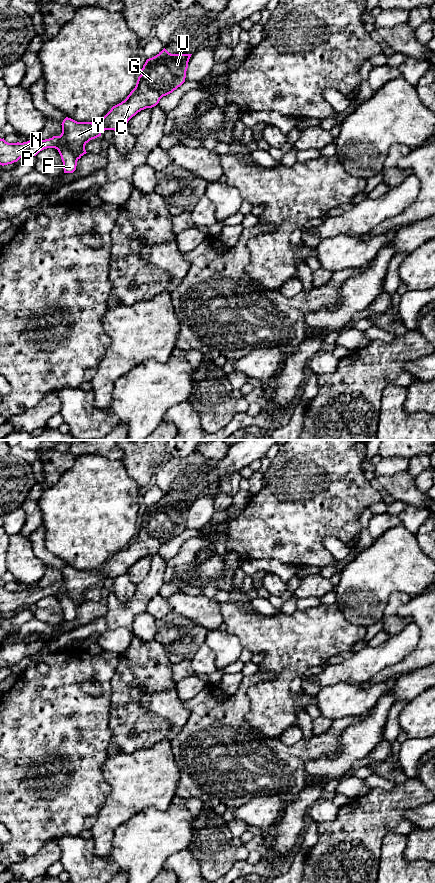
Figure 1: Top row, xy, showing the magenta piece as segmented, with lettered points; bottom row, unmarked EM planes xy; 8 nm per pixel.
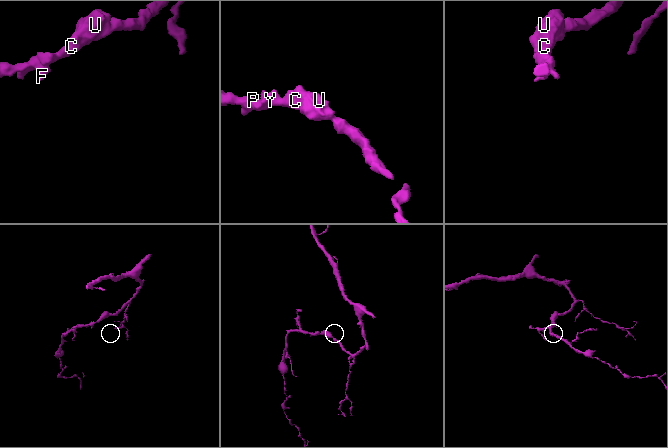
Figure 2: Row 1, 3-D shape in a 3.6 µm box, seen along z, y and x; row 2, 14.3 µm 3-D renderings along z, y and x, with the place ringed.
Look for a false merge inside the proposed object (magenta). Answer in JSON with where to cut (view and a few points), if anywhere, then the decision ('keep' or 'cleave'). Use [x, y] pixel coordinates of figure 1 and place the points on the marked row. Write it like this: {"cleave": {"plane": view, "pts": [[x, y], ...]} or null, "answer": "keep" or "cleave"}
{"cleave": null, "answer": "keep"}

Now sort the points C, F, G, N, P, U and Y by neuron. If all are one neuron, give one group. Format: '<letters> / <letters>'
C F G N P U Y

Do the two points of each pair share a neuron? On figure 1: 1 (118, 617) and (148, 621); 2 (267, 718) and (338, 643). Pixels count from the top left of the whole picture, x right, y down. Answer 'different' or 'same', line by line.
1: different
2: same

